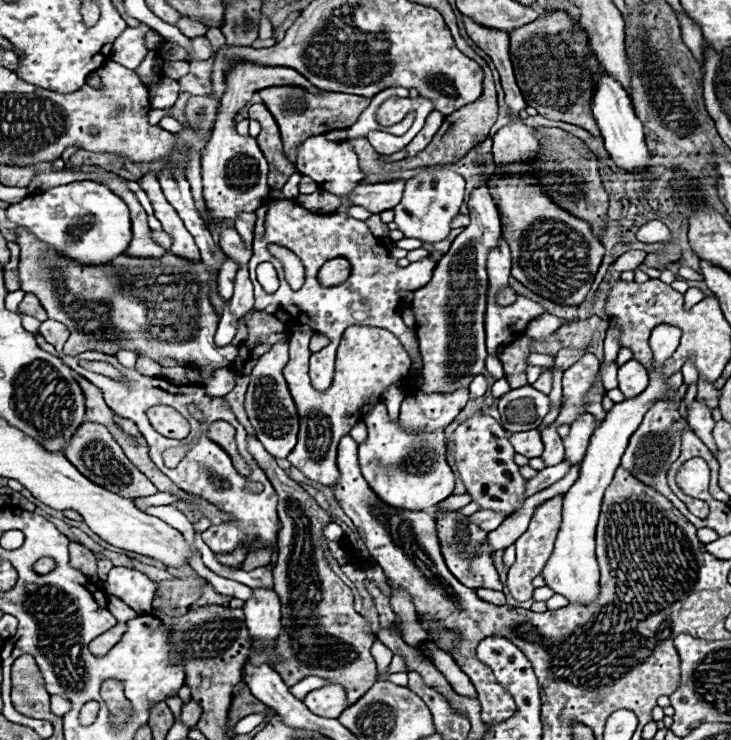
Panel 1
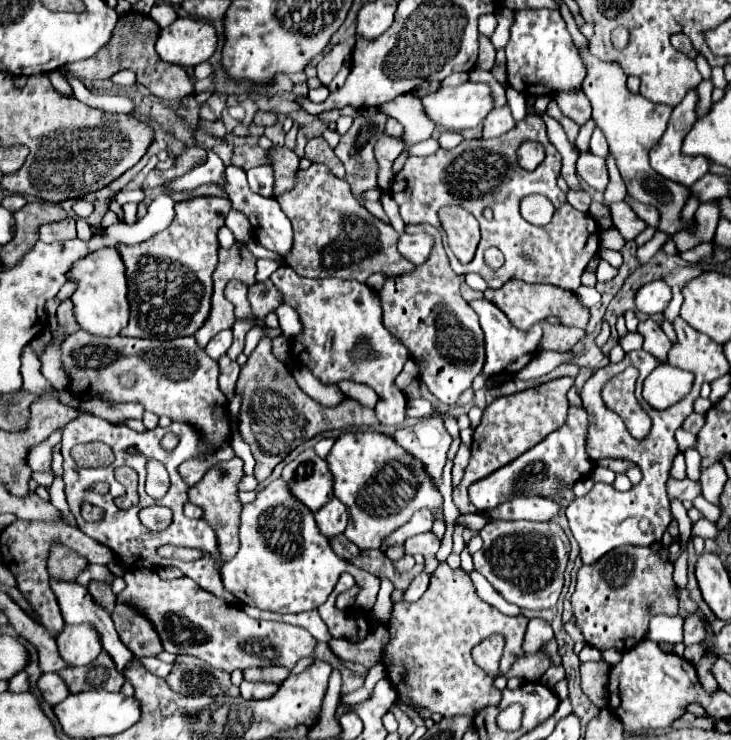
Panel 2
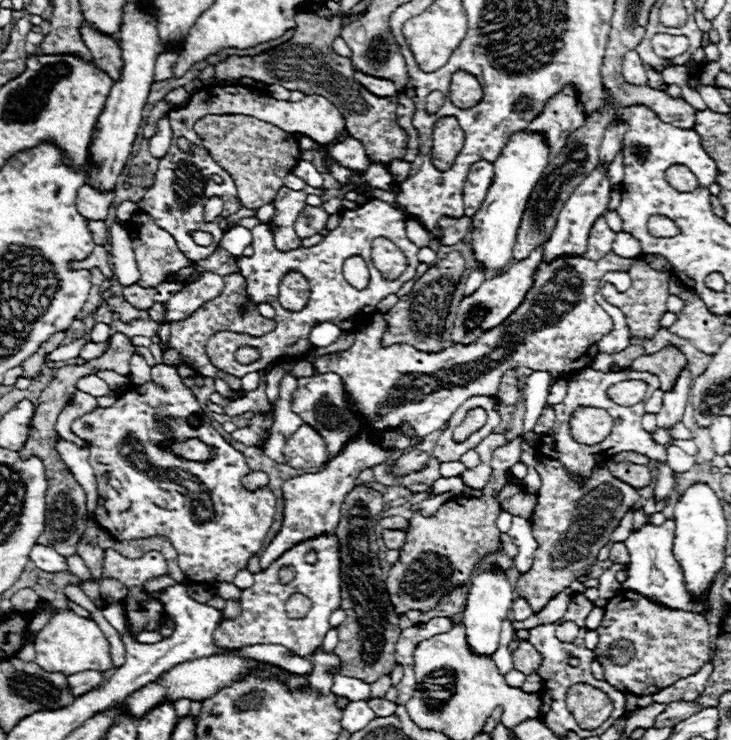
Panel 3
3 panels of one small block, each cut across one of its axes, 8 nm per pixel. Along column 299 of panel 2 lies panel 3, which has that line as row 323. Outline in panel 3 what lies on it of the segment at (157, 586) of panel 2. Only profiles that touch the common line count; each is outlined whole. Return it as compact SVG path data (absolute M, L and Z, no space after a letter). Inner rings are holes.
M642 258L636 260L636 264L632 264L632 268L628 270L630 276L632 276L632 286L626 290L626 292L618 292L612 284L604 284L602 286L602 294L604 298L618 306L624 316L626 316L626 324L630 328L630 336L632 338L640 338L640 340L650 340L654 338L654 334L662 328L660 326L660 318L664 316L664 312L668 312L666 308L666 298L670 296L668 292L668 280L670 280L670 274L668 272L658 272L658 270L652 270Z

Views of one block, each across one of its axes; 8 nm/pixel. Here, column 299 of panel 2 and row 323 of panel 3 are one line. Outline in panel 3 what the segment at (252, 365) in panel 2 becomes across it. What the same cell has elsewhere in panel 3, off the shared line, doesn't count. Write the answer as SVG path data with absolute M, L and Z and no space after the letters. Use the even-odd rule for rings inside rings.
M456 250L446 254L446 258L438 260L434 266L430 266L426 270L426 274L416 280L412 292L402 296L398 300L398 304L384 314L384 320L386 320L388 328L382 336L382 346L412 344L420 352L440 352L440 350L444 350L442 334L436 334L436 332L440 332L444 328L454 290L460 284L460 278L462 278L464 270L466 270L464 256Z

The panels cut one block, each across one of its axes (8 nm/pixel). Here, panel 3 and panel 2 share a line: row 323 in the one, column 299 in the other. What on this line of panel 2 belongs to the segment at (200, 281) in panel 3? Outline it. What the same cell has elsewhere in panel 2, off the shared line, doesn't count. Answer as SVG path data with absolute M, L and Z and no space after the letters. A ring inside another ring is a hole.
M276 146L276 148L268 150L266 158L274 170L274 192L272 192L272 196L278 198L280 194L290 192L294 188L300 156L294 150L290 150L288 146Z

